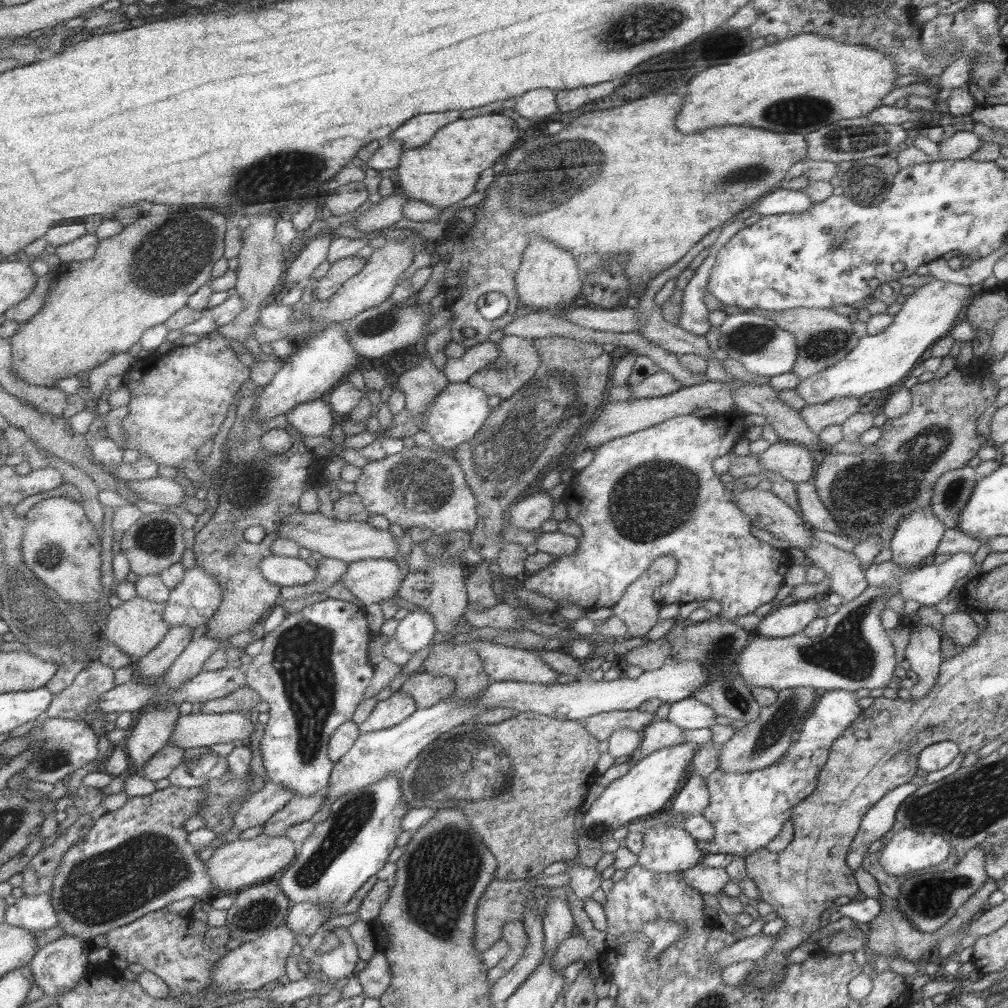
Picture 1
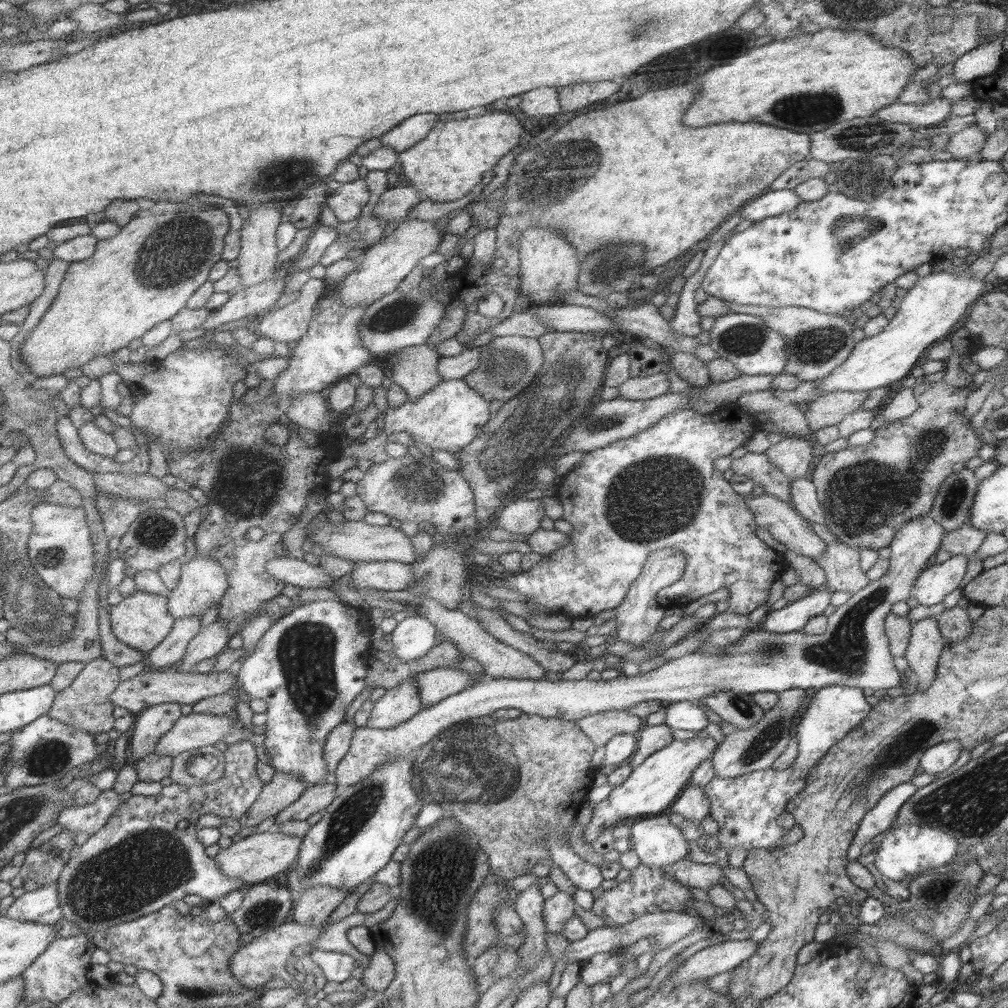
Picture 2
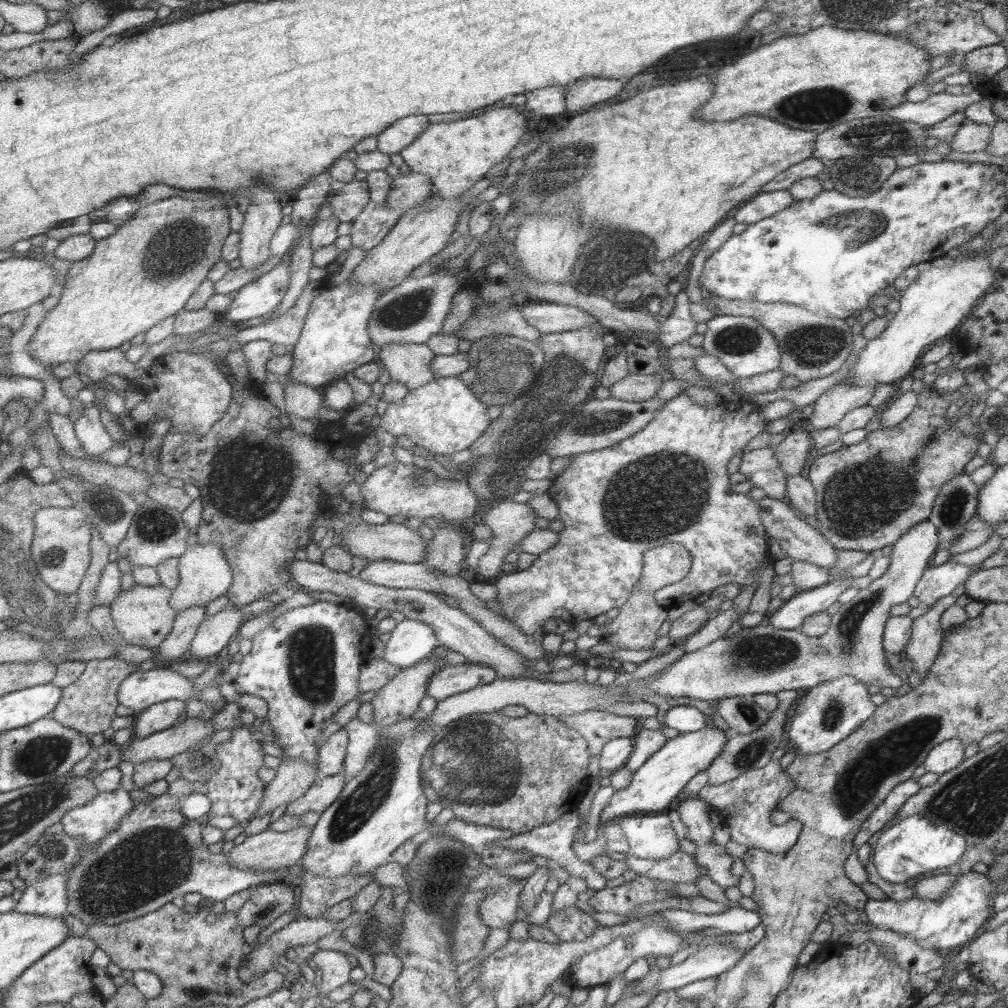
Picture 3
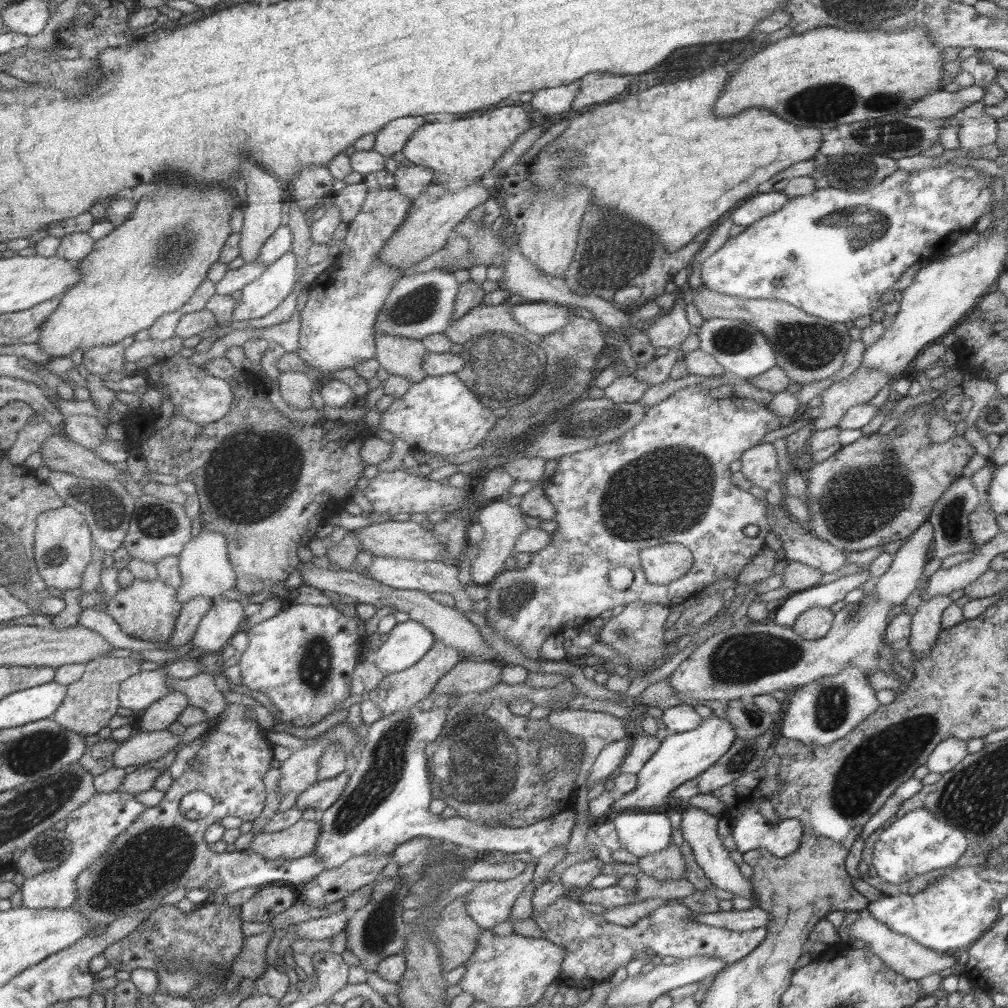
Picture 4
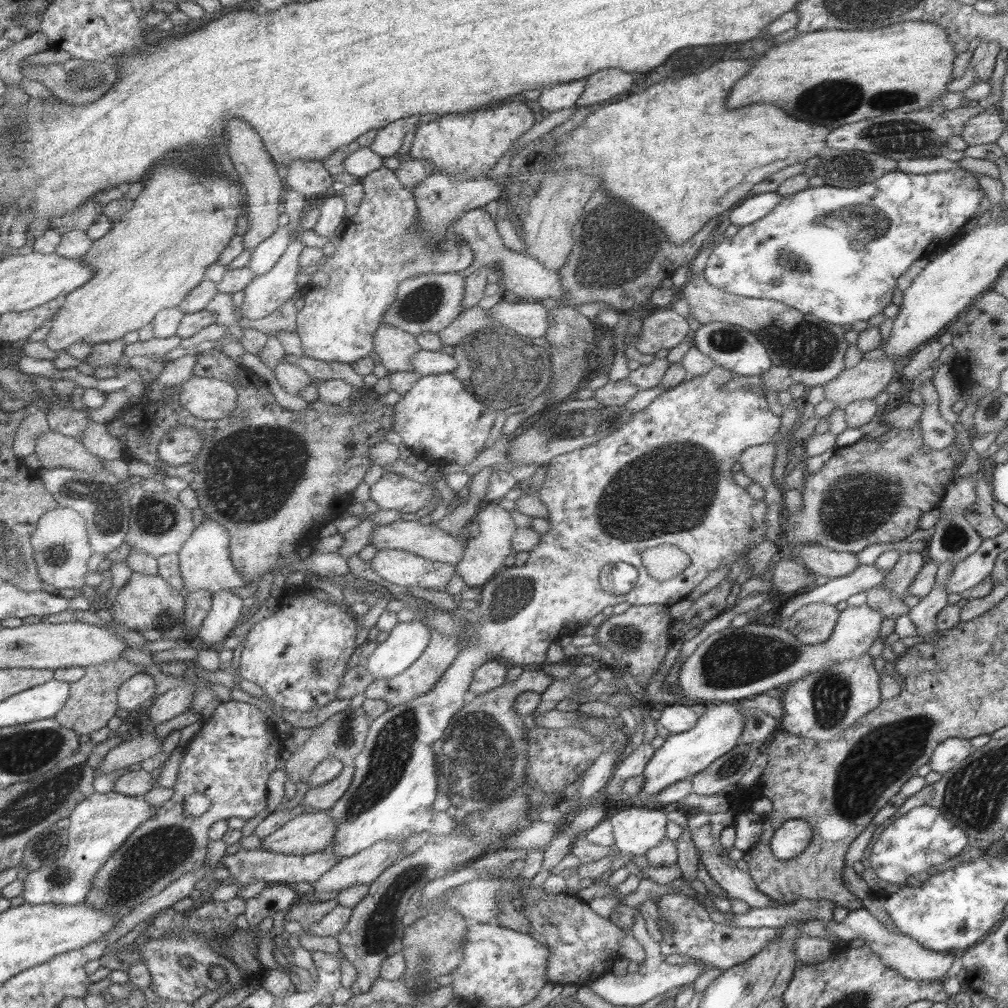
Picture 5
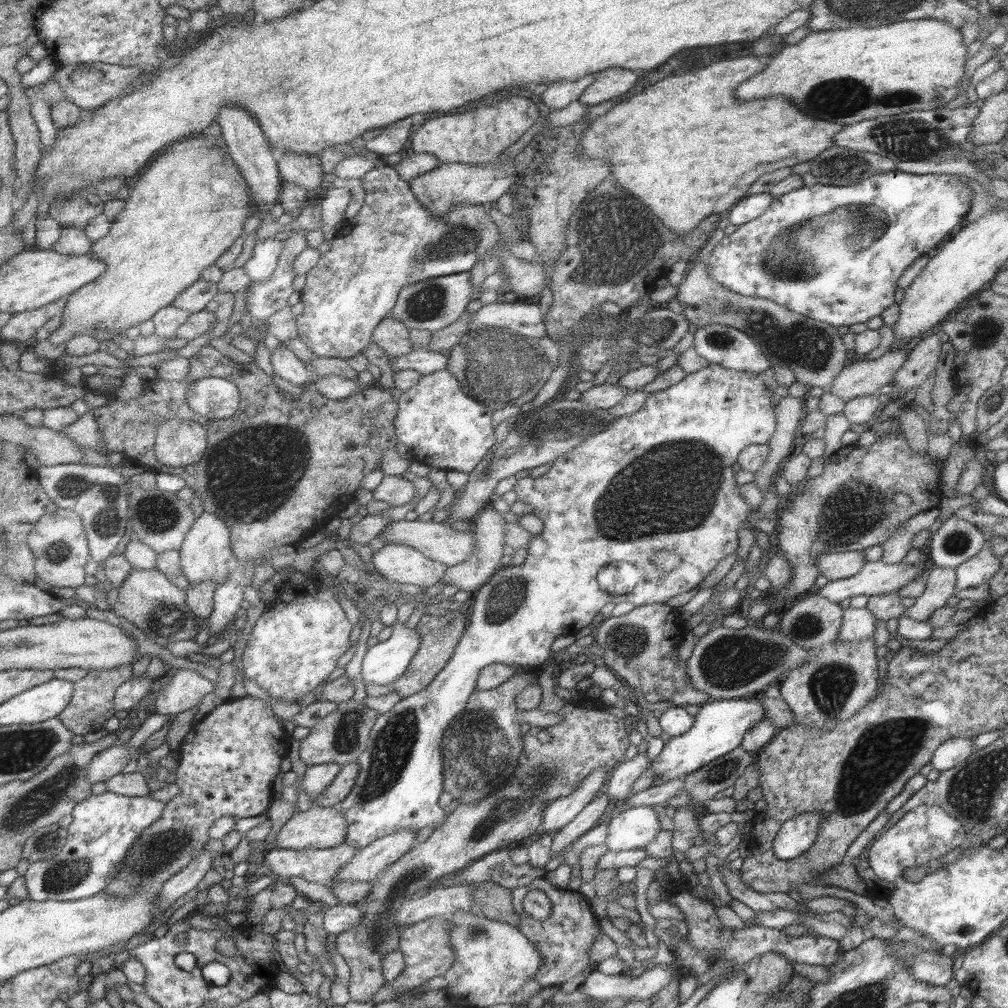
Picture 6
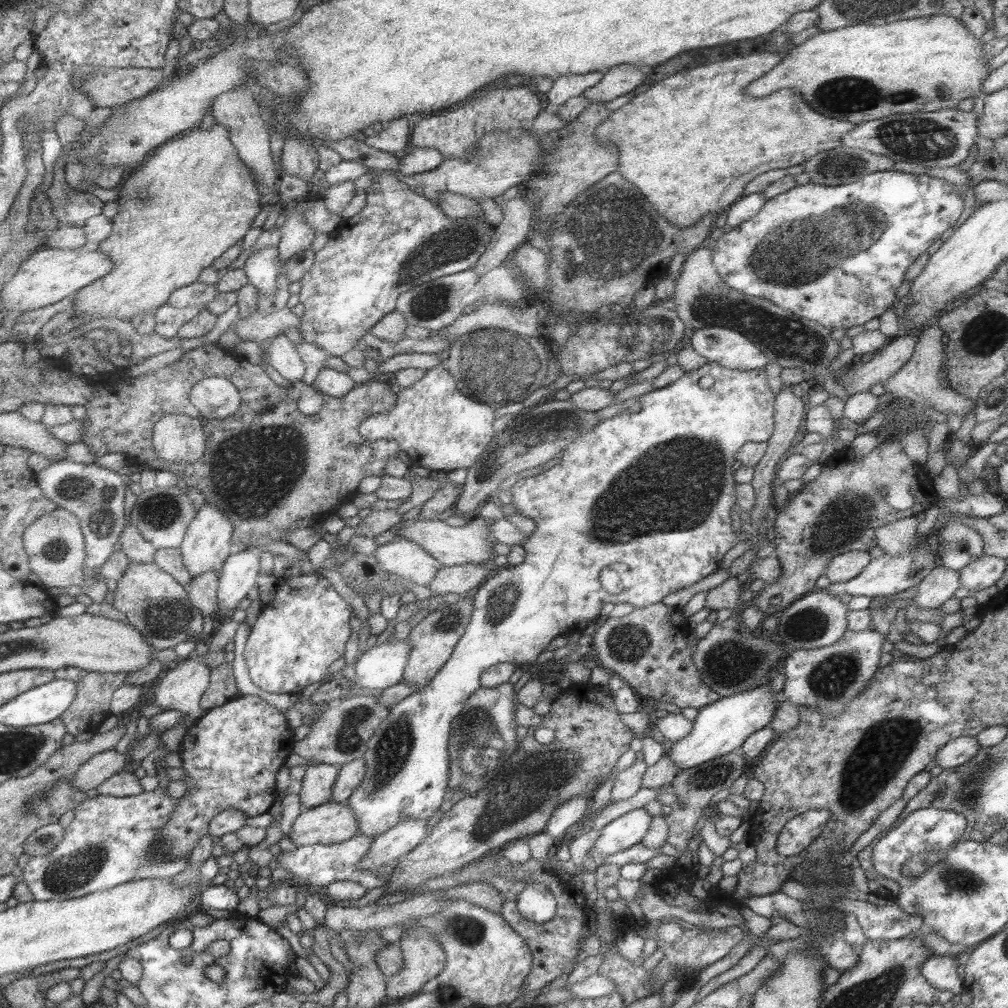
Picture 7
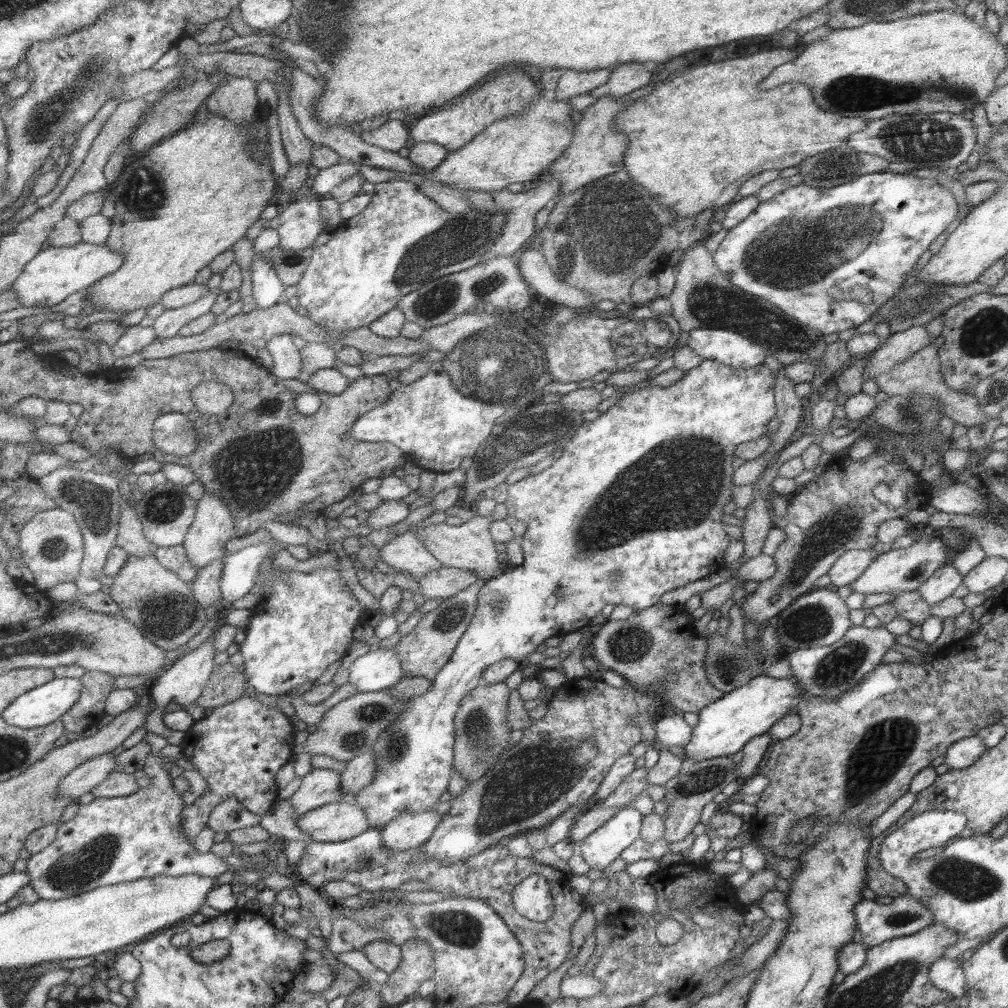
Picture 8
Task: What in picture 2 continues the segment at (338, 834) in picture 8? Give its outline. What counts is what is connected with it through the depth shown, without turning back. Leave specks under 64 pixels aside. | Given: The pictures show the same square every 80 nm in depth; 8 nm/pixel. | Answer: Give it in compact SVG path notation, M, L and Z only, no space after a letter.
M276 830L254 833L232 842L227 848L219 849L214 856L217 868L227 878L238 878L245 887L263 883L274 874L283 872L297 858L301 838L290 834L281 834Z

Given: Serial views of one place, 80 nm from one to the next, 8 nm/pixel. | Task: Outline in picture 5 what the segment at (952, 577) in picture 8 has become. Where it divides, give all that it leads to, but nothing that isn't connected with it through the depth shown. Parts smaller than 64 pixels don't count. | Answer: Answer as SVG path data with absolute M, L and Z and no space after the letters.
M951 561L940 562L930 592L907 613L909 621L913 622L916 628L914 636L918 636L918 638L929 636L937 629L935 617L939 611L948 606L948 594L945 593L944 582L952 568Z

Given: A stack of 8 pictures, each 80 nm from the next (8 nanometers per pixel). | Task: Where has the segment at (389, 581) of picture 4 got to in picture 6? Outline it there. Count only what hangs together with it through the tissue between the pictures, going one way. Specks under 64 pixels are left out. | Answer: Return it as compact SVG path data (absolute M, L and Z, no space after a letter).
M384 545L371 555L374 569L387 580L400 584L415 584L427 588L442 582L447 565L425 558L419 551L403 545Z

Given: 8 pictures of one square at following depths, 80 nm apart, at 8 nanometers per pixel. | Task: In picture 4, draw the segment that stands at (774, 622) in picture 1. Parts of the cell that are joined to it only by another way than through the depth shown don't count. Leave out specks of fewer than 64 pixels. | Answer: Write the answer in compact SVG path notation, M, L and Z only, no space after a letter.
M865 568L860 570L860 572L842 576L829 583L815 585L814 587L790 593L770 613L768 621L779 626L791 627L801 613L813 607L829 609L832 604L843 600L847 592L850 592L853 588L860 588L867 580L870 580L870 578L868 569Z

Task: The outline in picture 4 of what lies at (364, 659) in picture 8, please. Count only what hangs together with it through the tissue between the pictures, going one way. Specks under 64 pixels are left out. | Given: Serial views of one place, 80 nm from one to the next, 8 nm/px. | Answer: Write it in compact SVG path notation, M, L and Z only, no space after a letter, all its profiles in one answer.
M414 620L397 623L371 657L374 665L386 674L405 670L415 664L436 638L431 631Z

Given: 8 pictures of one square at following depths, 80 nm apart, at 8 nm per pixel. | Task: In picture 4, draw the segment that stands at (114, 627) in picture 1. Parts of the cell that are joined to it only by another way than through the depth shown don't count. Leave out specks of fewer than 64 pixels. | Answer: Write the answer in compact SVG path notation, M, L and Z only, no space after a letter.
M134 578L127 588L120 590L103 607L103 611L118 624L118 627L131 638L149 642L164 643L174 629L175 619L179 616L181 604L175 601L176 589L155 580Z

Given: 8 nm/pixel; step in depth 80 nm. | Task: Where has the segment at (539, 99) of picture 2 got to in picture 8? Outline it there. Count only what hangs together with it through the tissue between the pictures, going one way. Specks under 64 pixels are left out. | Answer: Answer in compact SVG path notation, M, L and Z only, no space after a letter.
M611 67L599 70L562 70L556 87L549 95L559 102L570 96L588 93L607 80L610 70Z

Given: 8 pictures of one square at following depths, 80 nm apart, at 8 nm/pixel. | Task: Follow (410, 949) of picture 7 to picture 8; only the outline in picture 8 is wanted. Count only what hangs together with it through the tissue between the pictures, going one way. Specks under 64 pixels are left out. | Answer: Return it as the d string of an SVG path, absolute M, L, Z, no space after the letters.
M407 939L400 946L400 962L397 969L387 976L387 982L379 986L379 998L387 1005L406 1002L416 995L419 986L435 973L433 952L419 939Z

